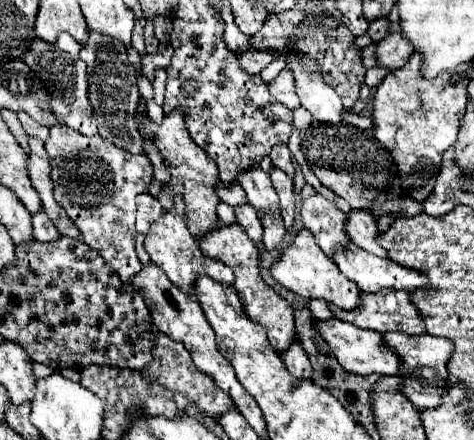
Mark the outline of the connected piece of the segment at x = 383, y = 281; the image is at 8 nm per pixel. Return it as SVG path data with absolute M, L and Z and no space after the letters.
M349 245L347 249L339 249L333 255L333 261L341 269L341 273L355 281L361 291L377 293L381 289L393 289L393 291L407 291L413 293L419 287L427 287L427 275L397 265L391 259L375 257L355 245Z

